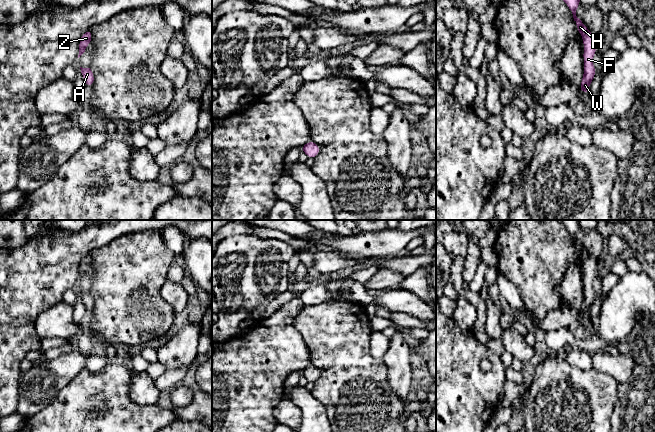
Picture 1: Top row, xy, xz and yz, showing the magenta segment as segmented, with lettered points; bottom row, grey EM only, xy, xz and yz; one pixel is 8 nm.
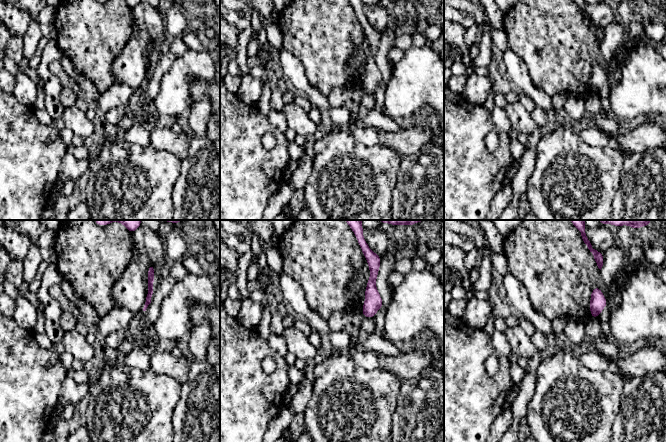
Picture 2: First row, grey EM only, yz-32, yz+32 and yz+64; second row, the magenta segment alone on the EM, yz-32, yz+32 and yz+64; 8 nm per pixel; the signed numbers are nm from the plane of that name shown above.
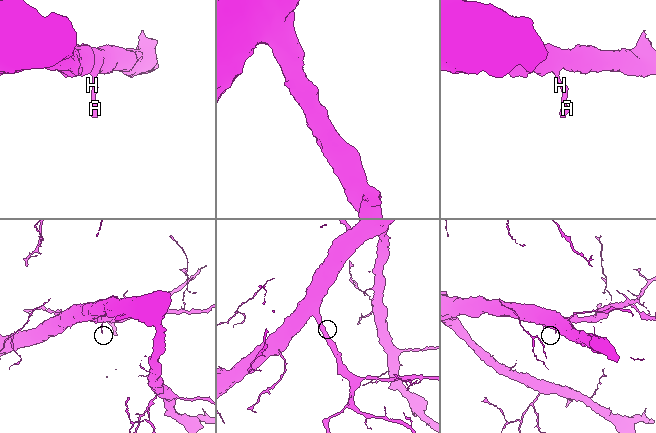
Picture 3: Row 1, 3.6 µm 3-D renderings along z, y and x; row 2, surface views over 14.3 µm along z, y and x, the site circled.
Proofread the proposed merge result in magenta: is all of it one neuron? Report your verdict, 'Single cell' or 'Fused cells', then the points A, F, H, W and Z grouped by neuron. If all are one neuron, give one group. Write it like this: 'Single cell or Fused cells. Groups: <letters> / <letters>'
Single cell. Groups: A F H W Z

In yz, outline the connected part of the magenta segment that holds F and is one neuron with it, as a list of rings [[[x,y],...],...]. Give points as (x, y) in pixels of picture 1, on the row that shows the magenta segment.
[[[563,0],[573,14],[579,34],[582,35],[584,52],[583,52],[583,69],[584,74],[579,89],[585,94],[588,94],[589,86],[594,79],[596,69],[593,66],[593,57],[597,50],[597,36],[592,34],[583,24],[582,20],[576,16],[577,8],[580,0]]]

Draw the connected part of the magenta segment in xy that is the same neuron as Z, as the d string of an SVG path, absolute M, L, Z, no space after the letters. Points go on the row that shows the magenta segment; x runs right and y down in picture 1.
M88 30L80 38L78 58L85 52L88 44L92 41L92 30Z

